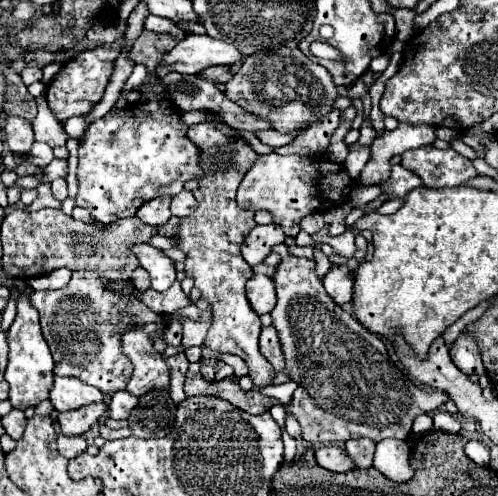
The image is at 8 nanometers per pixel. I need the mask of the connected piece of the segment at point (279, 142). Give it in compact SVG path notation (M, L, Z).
M296 129L296 131L290 131L290 133L282 133L282 131L258 131L256 133L256 137L262 141L262 143L266 143L266 145L270 145L270 147L282 147L282 145L288 145L288 143L292 143L292 139L296 137L296 133L298 133L300 129Z

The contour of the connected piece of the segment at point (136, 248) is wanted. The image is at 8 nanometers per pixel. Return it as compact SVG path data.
M138 243L138 245L132 245L132 255L138 257L140 265L150 273L150 279L152 279L152 289L158 291L158 293L164 293L172 287L172 283L176 281L176 269L174 269L174 263L160 251L160 249L154 249L146 243Z

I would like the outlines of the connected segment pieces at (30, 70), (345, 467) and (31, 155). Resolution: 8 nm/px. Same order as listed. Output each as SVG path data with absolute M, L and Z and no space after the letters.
M26 67L26 69L20 73L20 77L22 77L22 81L24 81L26 85L32 85L32 83L36 83L36 81L42 79L42 69L38 69L38 67Z
M334 445L320 447L320 449L314 451L314 455L316 455L318 465L324 467L324 469L328 469L328 471L346 473L346 471L354 469L354 463L350 461L350 457L340 447L334 447Z
M38 141L32 145L32 149L26 153L26 157L28 157L28 161L34 163L36 167L46 167L46 165L54 159L52 147L46 145L46 143L38 143Z

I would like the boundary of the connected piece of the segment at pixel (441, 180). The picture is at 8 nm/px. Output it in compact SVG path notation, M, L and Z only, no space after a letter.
M424 145L418 149L404 151L400 155L400 165L416 173L426 187L442 189L462 185L474 179L478 173L470 159L462 157L454 149L436 149L434 145Z

